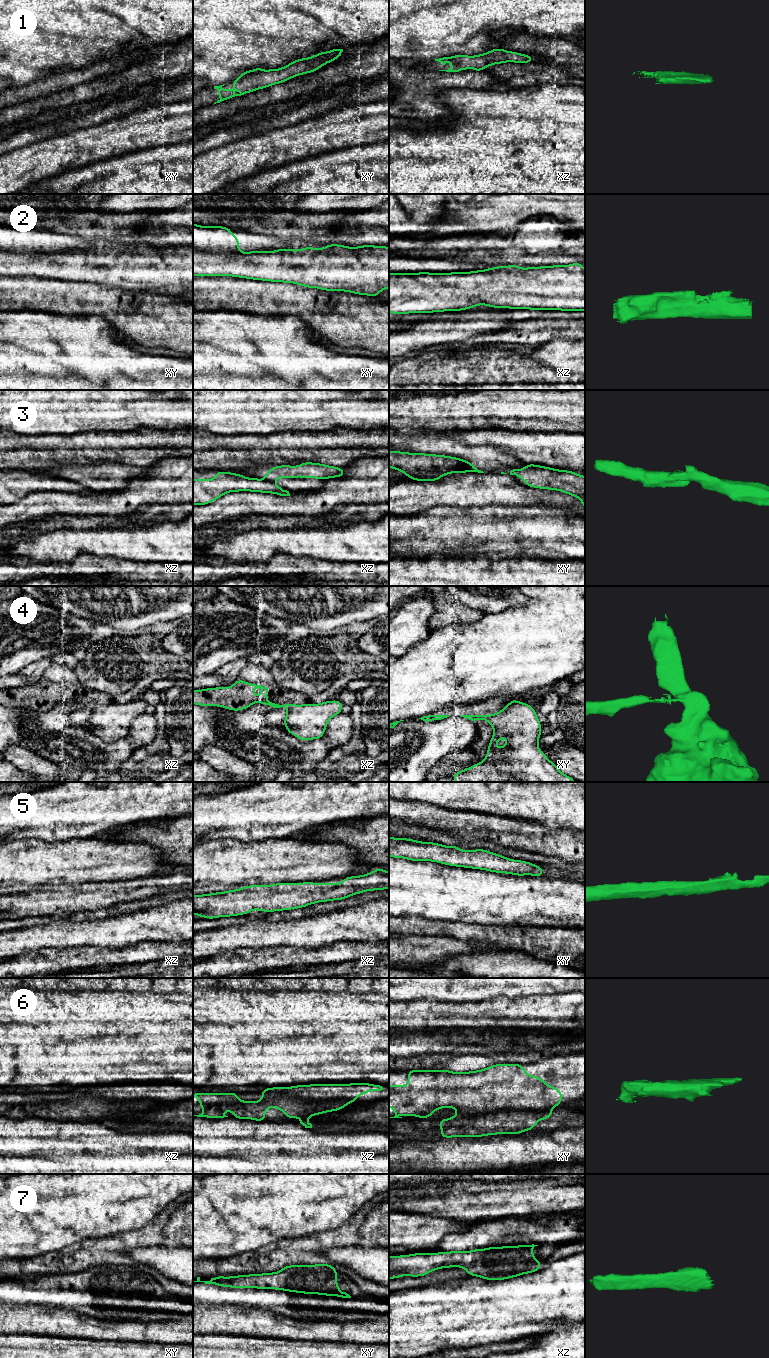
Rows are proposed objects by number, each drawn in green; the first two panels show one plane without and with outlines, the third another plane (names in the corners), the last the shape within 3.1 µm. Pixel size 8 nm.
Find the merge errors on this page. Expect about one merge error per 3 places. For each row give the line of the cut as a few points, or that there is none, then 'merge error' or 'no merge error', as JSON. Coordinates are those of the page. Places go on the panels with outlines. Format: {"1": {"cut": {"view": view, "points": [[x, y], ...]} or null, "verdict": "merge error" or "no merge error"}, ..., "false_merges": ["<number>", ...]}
{"1": {"cut": null, "verdict": "no merge error"}, "2": {"cut": null, "verdict": "no merge error"}, "3": {"cut": {"view": "xy", "points": [[467, 461], [464, 466], [454, 472]]}, "verdict": "merge error"}, "4": {"cut": {"view": "xz", "points": [[295, 705], [289, 709]]}, "verdict": "merge error"}, "5": {"cut": null, "verdict": "no merge error"}, "6": {"cut": {"view": "xy", "points": [[551, 1107], [479, 1114], [458, 1111]]}, "verdict": "merge error"}, "7": {"cut": null, "verdict": "no merge error"}, "false_merges": ["3", "4", "6"]}

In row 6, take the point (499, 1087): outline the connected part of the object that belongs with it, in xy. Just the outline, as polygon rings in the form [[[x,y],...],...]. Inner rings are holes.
[[[494,1064],[485,1069],[469,1072],[451,1072],[447,1069],[442,1070],[412,1070],[407,1073],[408,1075],[408,1085],[390,1085],[389,1086],[389,1106],[395,1110],[395,1116],[389,1118],[402,1118],[403,1116],[413,1115],[416,1118],[430,1118],[434,1111],[441,1108],[455,1108],[464,1114],[468,1115],[480,1115],[485,1113],[497,1112],[500,1110],[531,1110],[531,1111],[544,1111],[552,1107],[557,1107],[562,1102],[562,1091],[554,1086],[549,1086],[542,1078],[538,1076],[532,1076],[526,1073],[522,1064]]]

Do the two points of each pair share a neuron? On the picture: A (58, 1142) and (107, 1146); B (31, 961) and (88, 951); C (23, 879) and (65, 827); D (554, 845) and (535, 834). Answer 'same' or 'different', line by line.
A: same
B: same
C: different
D: same

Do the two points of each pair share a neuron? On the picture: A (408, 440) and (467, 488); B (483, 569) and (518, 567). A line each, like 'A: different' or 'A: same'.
A: different
B: same

